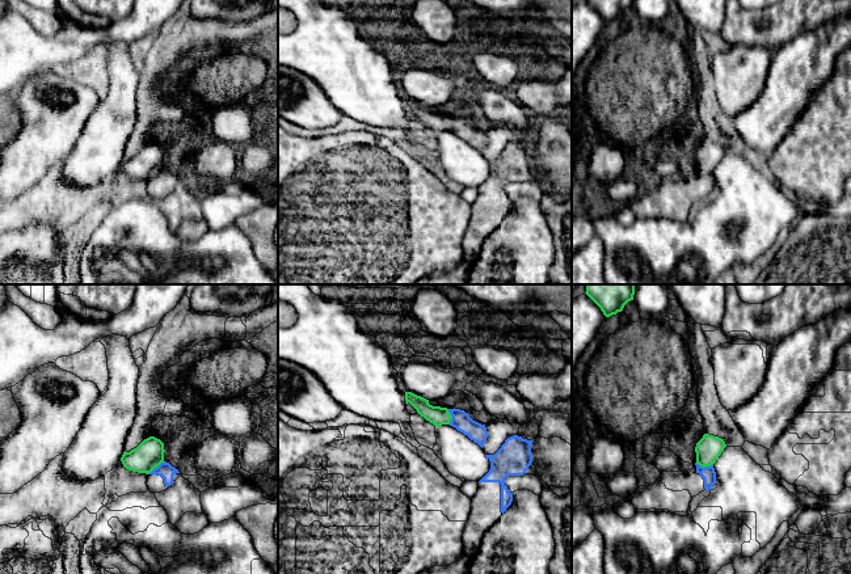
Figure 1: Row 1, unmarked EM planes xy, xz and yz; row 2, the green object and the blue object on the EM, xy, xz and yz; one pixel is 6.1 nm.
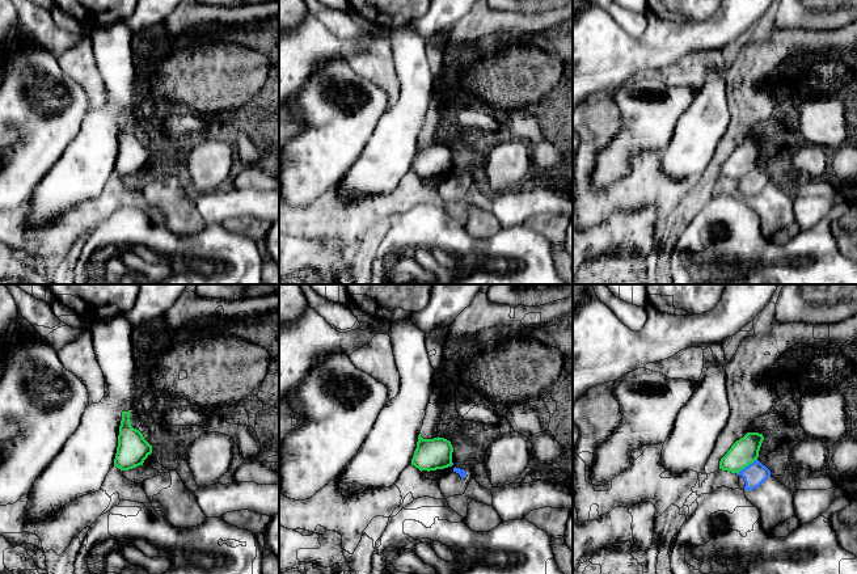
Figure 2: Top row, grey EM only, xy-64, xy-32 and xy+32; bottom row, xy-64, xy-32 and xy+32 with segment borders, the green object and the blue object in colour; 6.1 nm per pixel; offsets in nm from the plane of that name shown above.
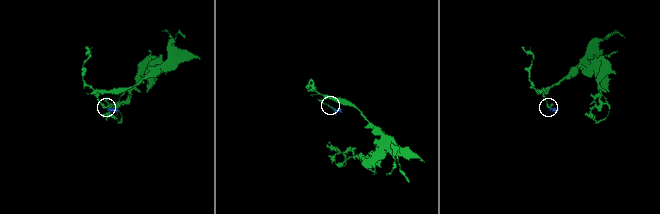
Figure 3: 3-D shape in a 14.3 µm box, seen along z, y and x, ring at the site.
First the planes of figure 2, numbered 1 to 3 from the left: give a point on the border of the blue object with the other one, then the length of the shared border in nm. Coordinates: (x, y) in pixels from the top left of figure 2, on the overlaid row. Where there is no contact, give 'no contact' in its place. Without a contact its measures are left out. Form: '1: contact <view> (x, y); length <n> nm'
1: no contact
2: contact xy-32 (451, 464); length 30 nm
3: contact xy+32 (746, 465); length 160 nm

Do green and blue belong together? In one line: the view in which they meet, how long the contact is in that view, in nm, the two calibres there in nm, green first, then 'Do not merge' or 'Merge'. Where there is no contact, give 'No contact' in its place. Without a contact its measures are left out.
Touches green in yz. Shared border 110 nm. Thickness 160 nm (green) against 90 nm. Do not merge

